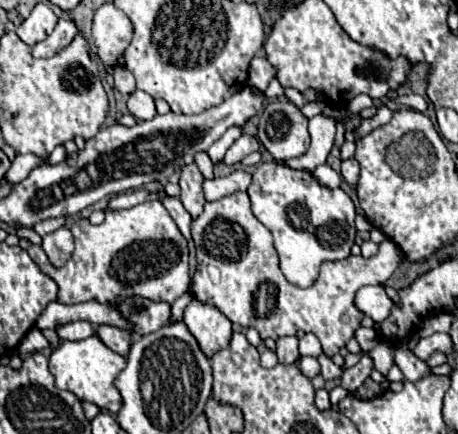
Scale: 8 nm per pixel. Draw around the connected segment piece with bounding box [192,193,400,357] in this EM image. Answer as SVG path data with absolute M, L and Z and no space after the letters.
M232 193L218 201L208 201L204 205L204 211L192 221L192 239L196 245L196 271L192 275L192 291L196 299L212 301L232 323L258 329L262 339L296 335L296 331L300 329L306 333L314 333L320 339L322 349L328 357L336 355L342 349L342 345L346 345L346 341L352 339L354 331L364 319L364 313L356 307L356 291L366 285L382 285L384 281L388 281L388 277L396 271L400 263L396 245L392 241L384 241L380 243L378 255L370 259L364 259L362 255L350 255L342 261L324 261L320 265L318 279L312 287L296 287L288 283L288 279L284 279L284 273L280 271L280 259L272 245L272 235L254 217L246 193Z

